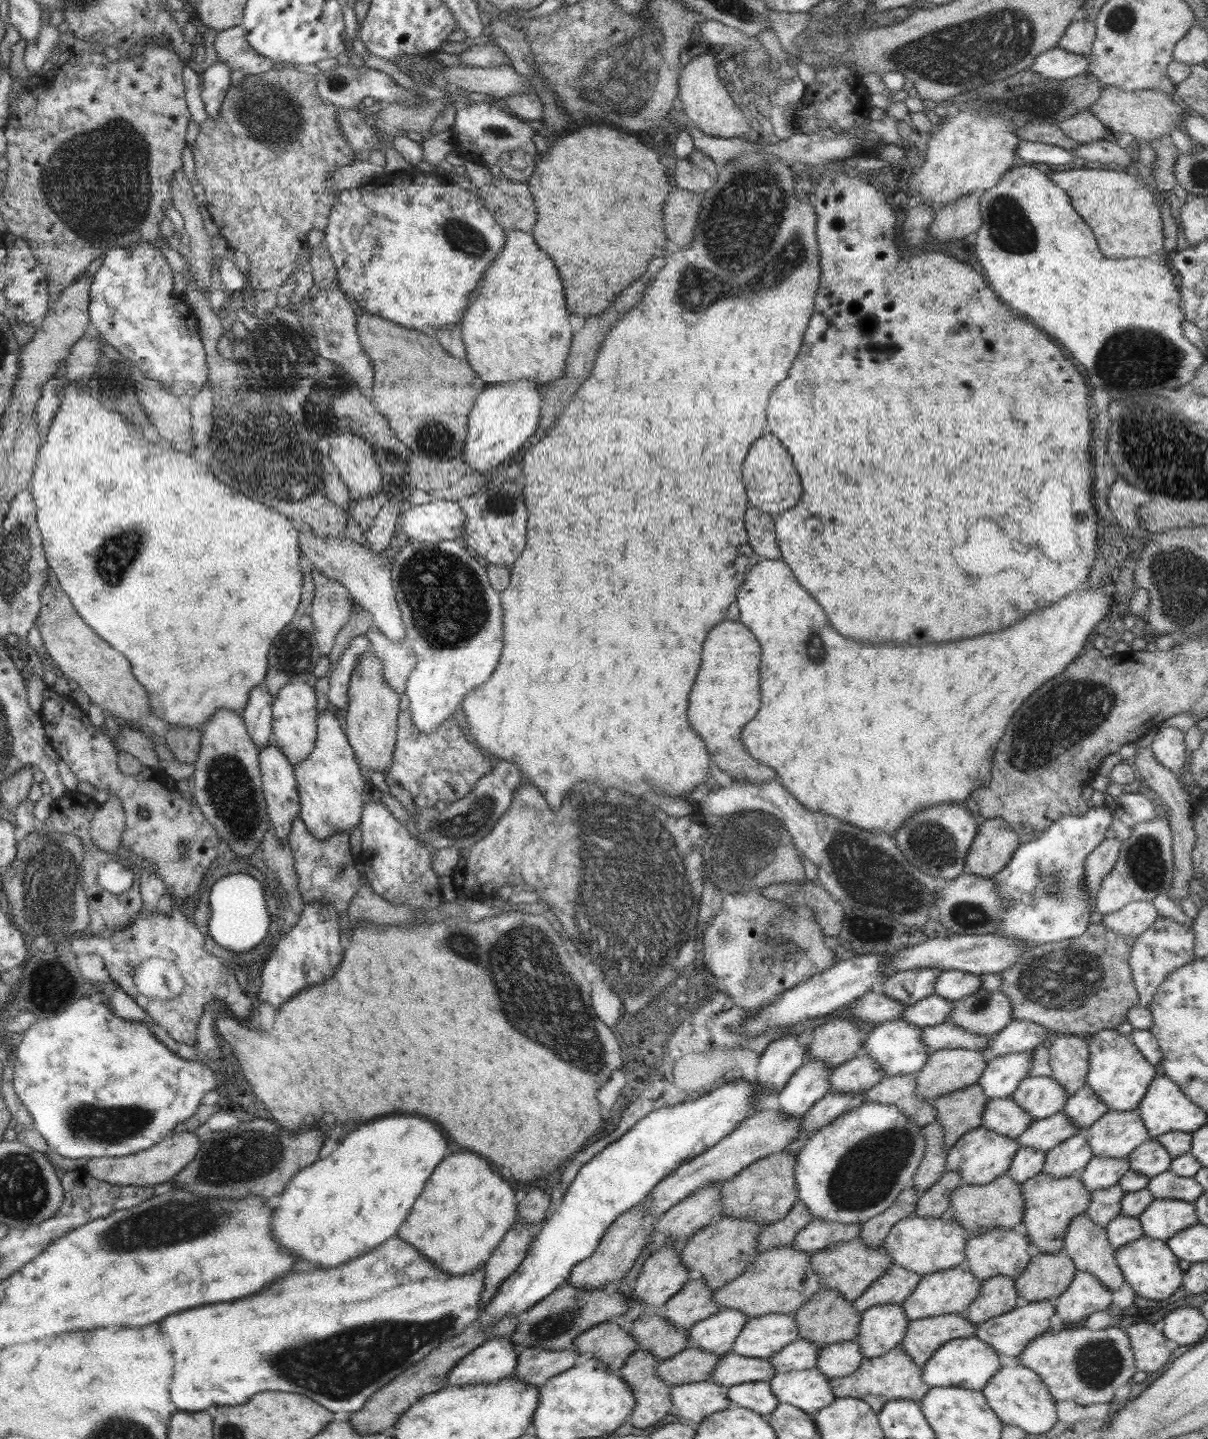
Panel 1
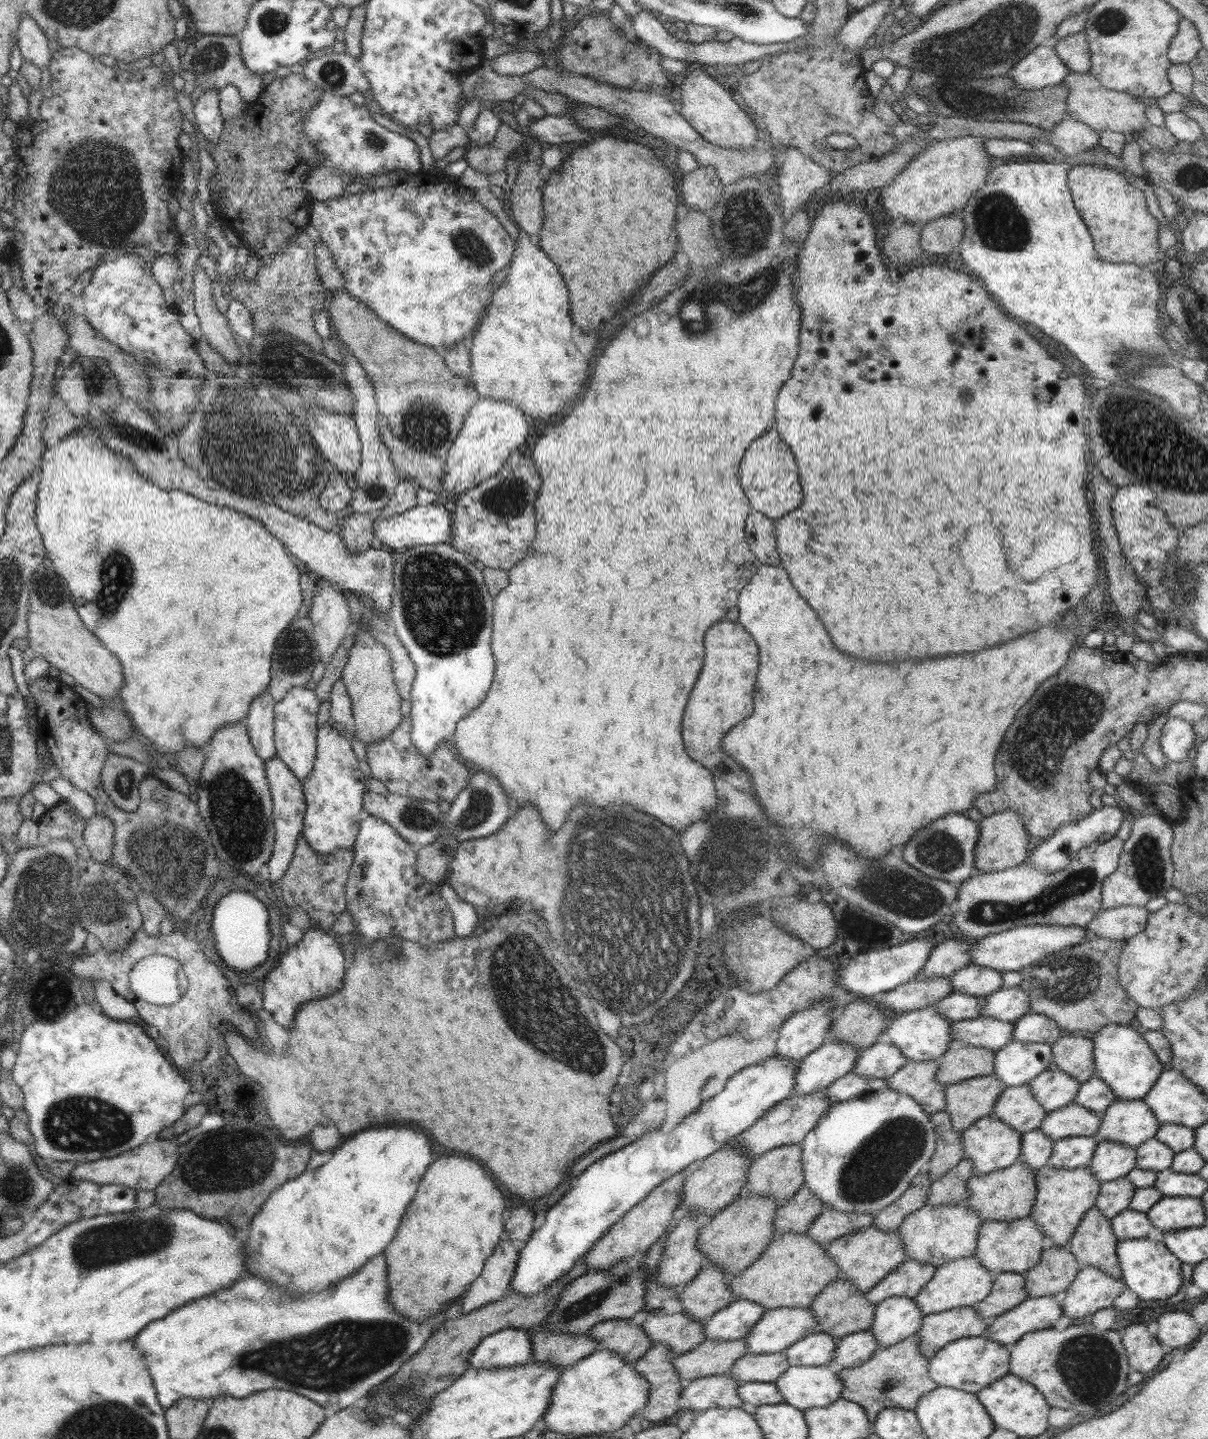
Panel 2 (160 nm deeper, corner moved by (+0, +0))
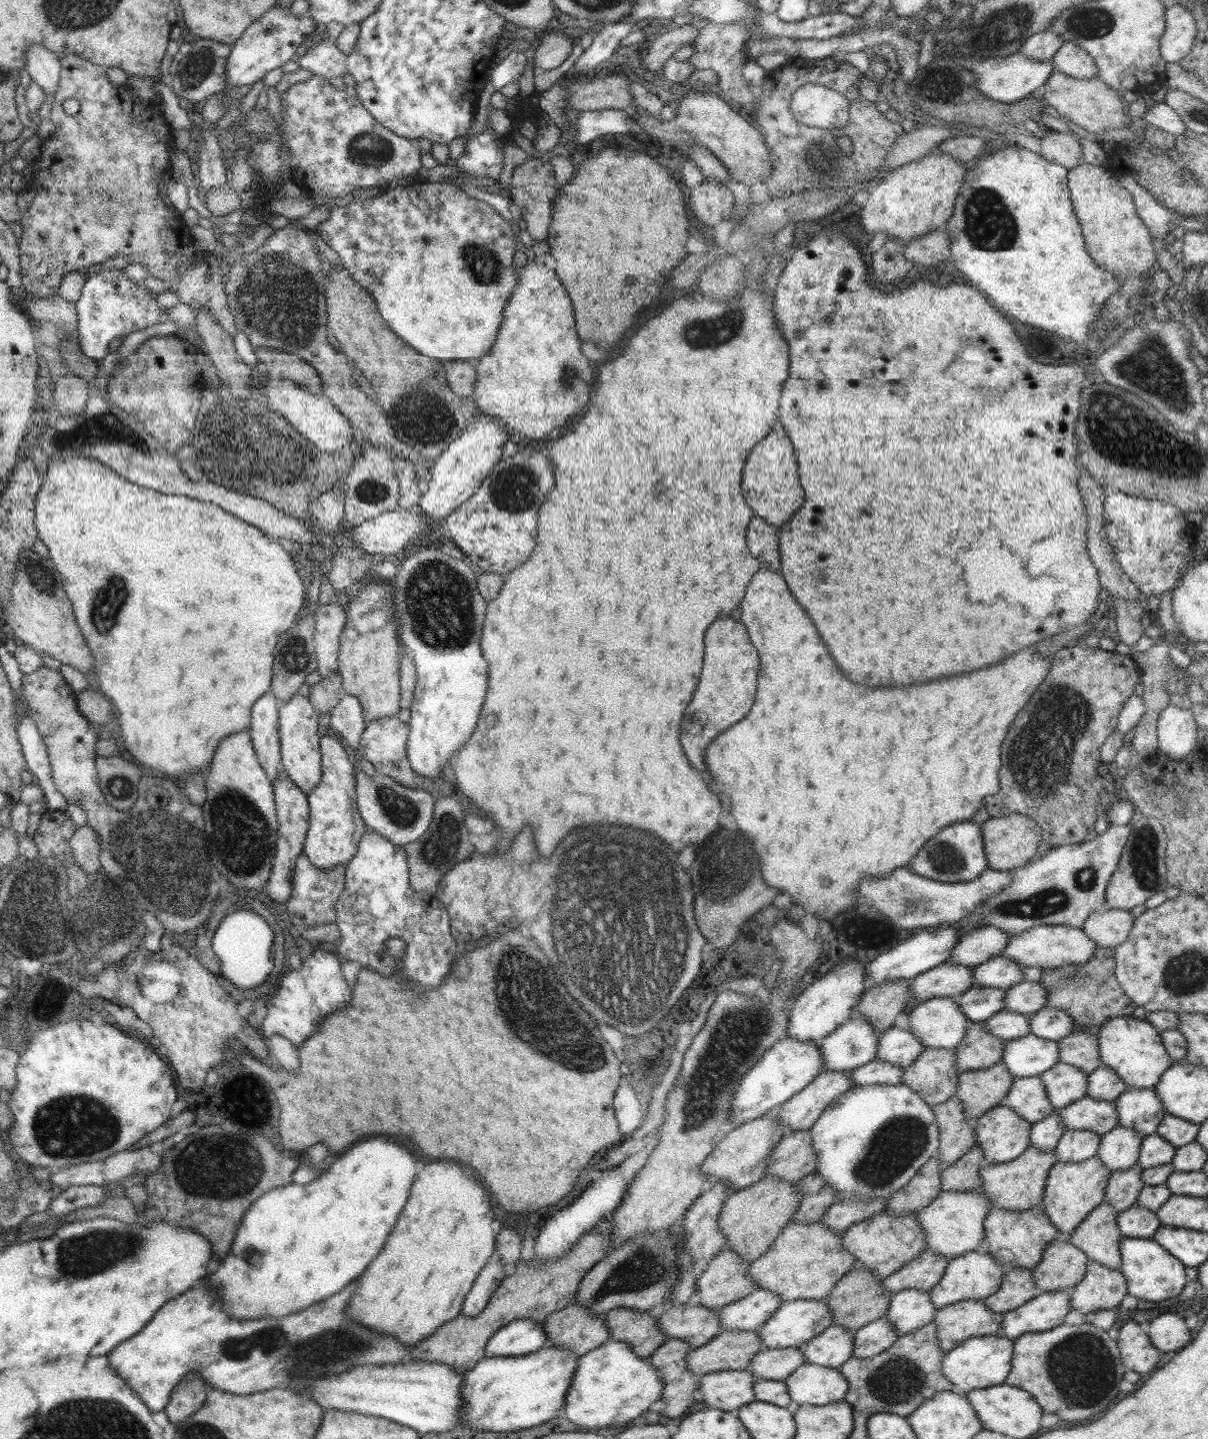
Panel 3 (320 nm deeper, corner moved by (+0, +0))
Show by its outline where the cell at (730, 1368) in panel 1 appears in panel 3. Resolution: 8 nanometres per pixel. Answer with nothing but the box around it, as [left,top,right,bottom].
[750,1347,806,1381]

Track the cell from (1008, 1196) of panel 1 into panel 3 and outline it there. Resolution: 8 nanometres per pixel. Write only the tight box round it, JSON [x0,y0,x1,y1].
[979,1146,1057,1212]

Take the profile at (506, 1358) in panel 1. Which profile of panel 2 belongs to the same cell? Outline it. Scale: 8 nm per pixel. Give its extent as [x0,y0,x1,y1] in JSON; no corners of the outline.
[468,1329,532,1369]

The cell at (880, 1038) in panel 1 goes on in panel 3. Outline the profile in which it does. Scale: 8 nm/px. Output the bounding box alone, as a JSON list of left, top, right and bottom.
[902,998,970,1051]

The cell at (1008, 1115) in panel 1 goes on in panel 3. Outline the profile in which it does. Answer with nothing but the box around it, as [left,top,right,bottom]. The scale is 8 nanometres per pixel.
[1005,1076,1053,1125]

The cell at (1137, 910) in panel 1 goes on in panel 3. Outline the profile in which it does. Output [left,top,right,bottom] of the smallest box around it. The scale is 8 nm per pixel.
[1082,908,1134,947]

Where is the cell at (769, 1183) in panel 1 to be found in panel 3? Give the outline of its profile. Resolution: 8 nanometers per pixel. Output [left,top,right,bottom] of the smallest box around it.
[767,1129,817,1184]

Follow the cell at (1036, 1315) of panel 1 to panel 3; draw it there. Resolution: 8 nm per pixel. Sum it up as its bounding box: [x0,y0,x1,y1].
[1000,1290,1071,1341]

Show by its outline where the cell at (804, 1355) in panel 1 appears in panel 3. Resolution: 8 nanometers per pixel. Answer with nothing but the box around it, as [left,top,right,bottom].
[800,1324,853,1369]

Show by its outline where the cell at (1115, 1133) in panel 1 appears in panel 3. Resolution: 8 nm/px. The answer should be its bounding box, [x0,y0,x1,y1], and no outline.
[1114,1088,1166,1135]

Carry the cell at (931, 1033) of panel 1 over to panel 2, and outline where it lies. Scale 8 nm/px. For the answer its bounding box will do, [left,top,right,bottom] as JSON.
[952,1017,1014,1053]

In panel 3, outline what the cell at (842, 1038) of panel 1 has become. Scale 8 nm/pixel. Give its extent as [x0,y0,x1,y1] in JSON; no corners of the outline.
[855,979,911,1033]

